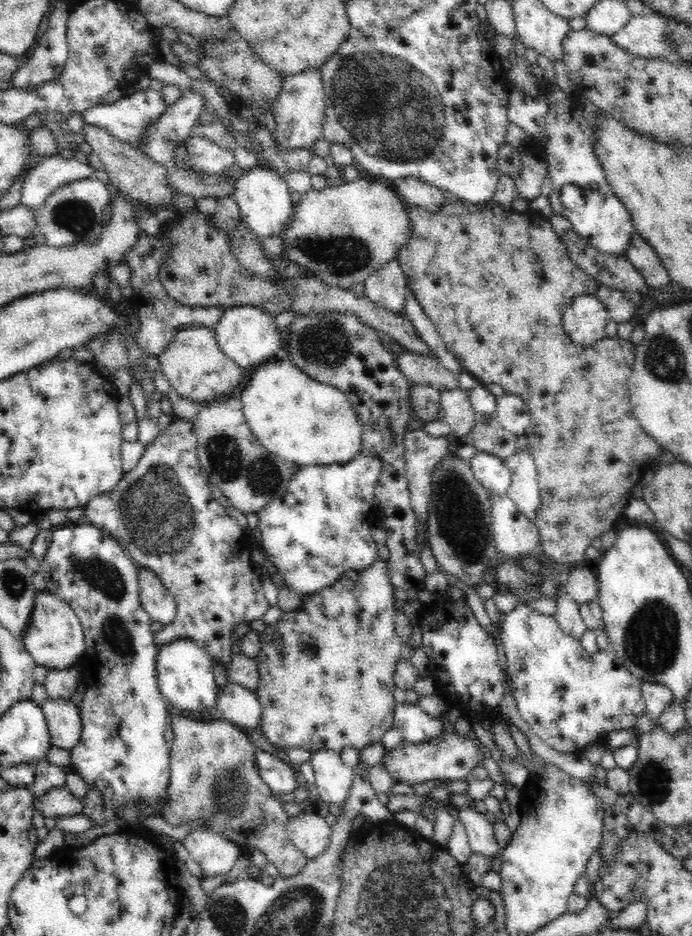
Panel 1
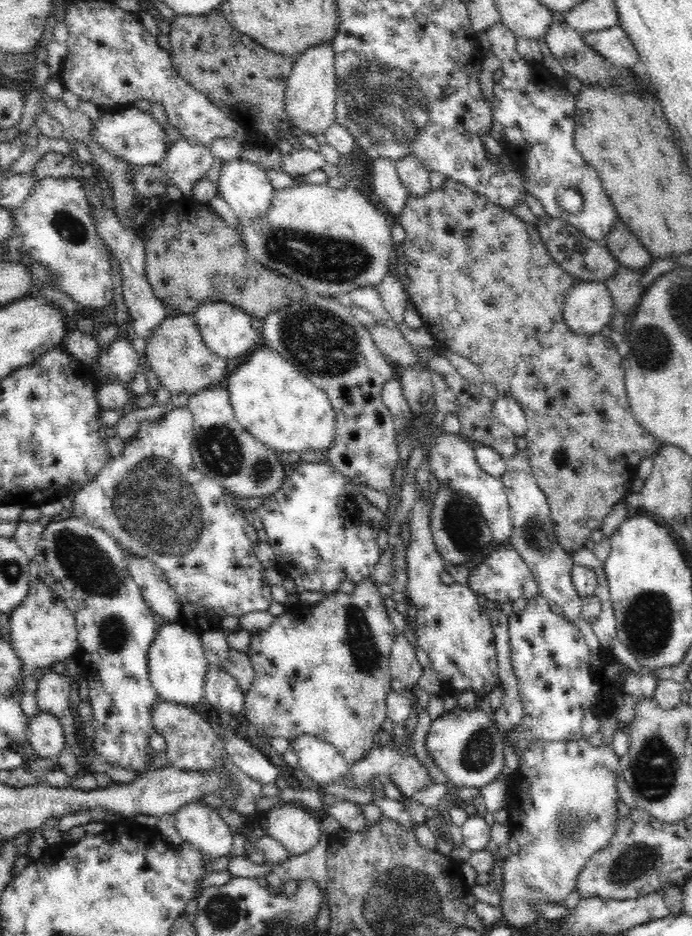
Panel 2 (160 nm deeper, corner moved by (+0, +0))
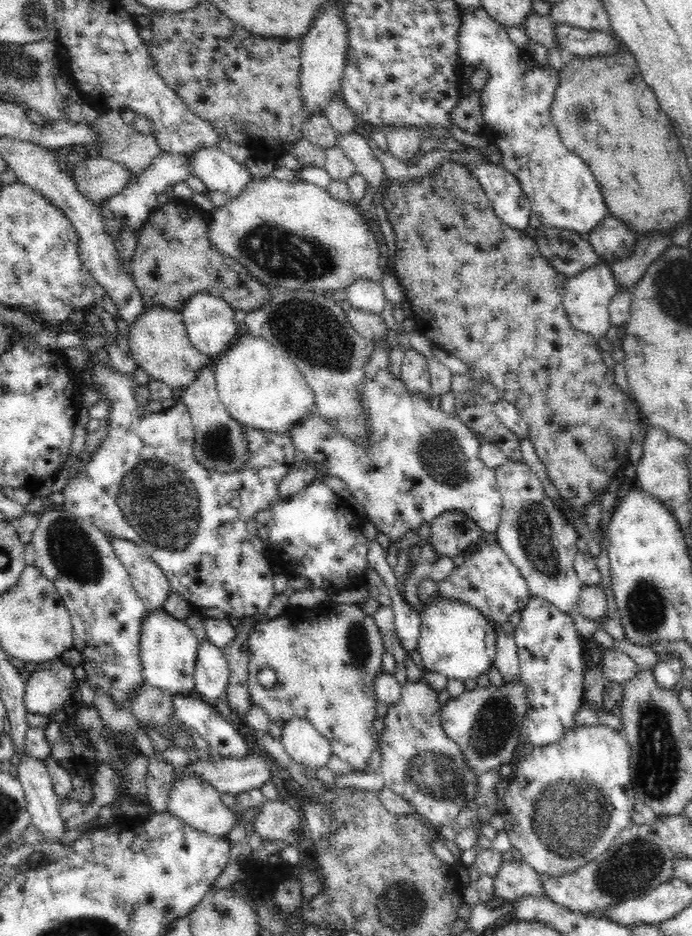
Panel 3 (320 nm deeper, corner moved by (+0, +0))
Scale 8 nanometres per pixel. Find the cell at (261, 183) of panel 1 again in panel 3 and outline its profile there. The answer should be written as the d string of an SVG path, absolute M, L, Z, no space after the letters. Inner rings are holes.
M216 145L192 151L187 159L190 174L200 178L208 191L223 192L230 199L236 199L254 180L246 164L238 164Z

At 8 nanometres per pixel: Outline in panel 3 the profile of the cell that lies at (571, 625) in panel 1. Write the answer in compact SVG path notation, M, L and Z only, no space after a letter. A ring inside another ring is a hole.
M507 459L493 472L496 474L502 500L501 523L498 525L493 539L505 549L509 559L513 561L518 570L521 570L522 577L525 578L532 597L547 600L564 613L576 610L579 606L581 590L584 587L573 568L575 556L579 553L578 547L576 547L578 535L575 534L574 528L567 523L559 508L555 507L554 502L542 487L542 483L538 481L537 474L529 465L526 465L523 461Z

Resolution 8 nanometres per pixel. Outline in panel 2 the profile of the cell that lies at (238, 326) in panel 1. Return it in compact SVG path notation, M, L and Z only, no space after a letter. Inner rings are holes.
M204 302L193 312L201 331L205 345L216 355L222 358L244 358L258 344L256 334L258 329L252 327L252 316L245 309L228 303Z

